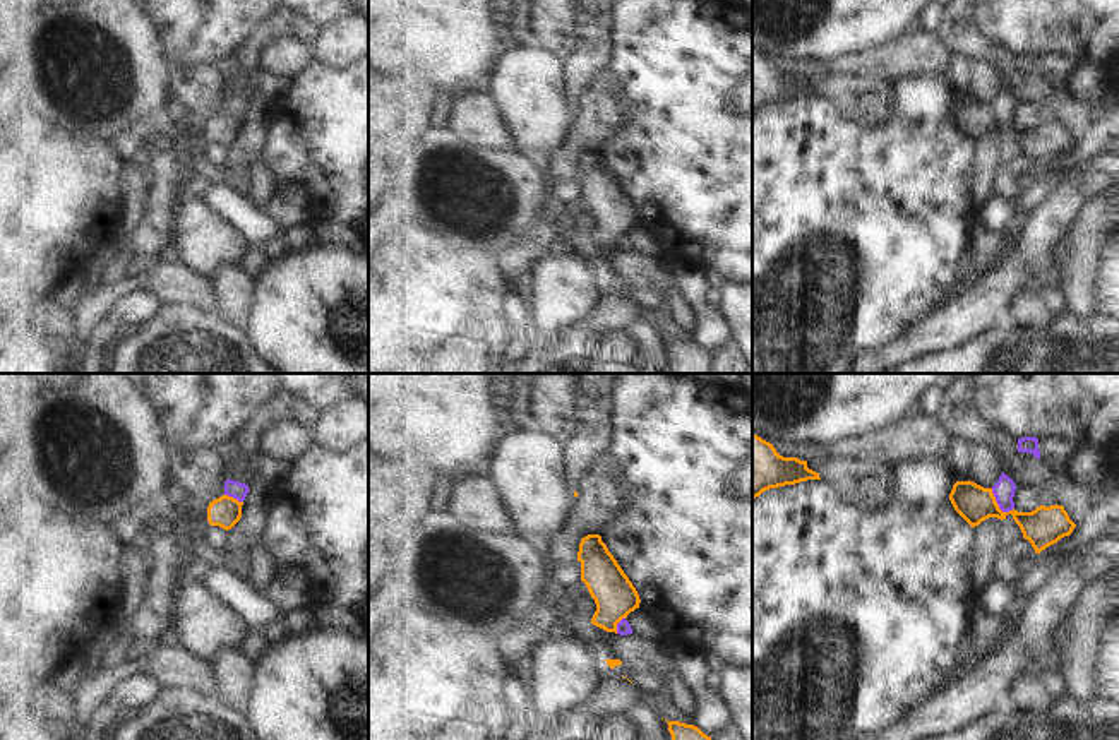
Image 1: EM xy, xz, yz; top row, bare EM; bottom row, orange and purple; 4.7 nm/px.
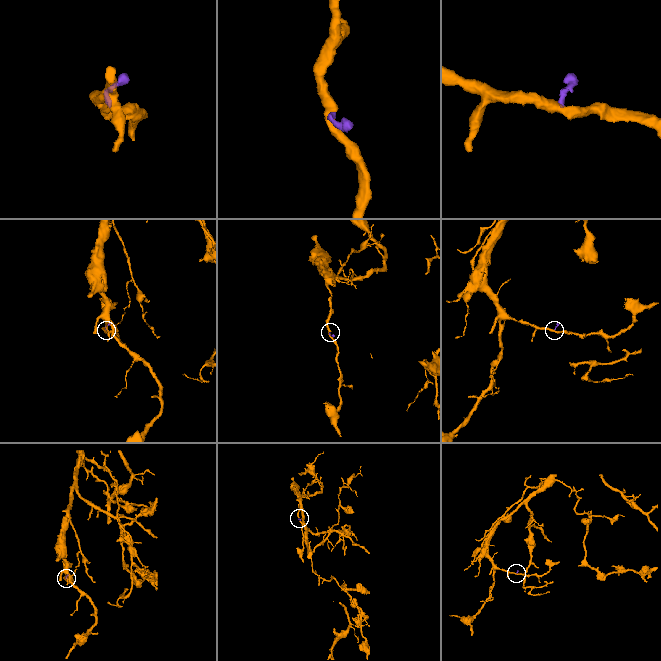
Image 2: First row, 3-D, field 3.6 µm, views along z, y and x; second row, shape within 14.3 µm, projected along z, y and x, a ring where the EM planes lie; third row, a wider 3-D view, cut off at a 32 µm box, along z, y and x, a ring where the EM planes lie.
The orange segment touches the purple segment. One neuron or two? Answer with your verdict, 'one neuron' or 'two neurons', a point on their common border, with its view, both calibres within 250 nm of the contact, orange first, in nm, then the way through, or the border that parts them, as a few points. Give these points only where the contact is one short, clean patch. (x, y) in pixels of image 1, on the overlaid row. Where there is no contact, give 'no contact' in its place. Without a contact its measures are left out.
two neurons; meets orange in yz at (998, 506); 190 nm thick on the orange side, 100 nm on the other; border along yz (991, 489), (996, 504), (1003, 511), (1013, 509)

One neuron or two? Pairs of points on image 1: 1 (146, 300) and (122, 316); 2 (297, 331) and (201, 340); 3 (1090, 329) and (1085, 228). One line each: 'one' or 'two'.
1: one
2: two
3: two

